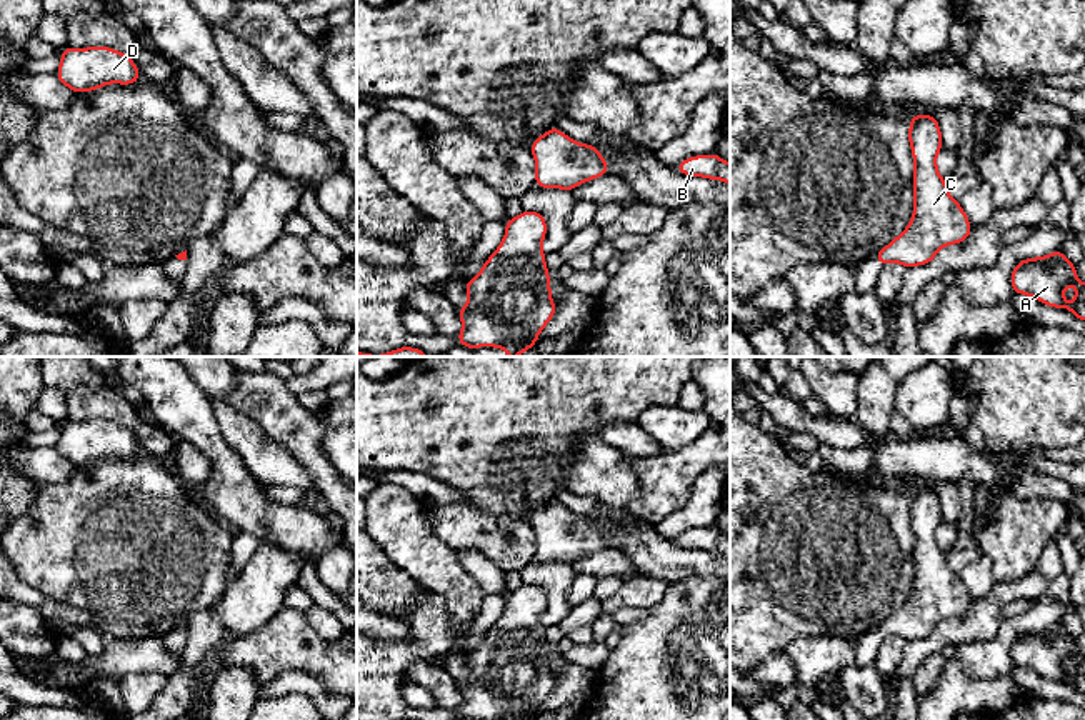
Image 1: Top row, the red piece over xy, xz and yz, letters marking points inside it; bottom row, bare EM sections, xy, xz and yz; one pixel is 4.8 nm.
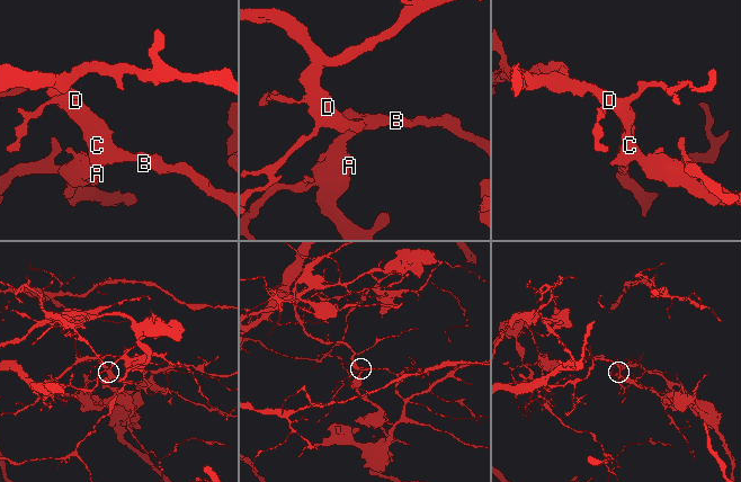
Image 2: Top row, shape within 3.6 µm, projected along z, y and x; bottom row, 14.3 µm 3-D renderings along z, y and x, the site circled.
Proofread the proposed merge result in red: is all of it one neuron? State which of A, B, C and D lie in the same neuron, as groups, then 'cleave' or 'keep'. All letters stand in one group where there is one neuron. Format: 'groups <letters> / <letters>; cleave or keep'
groups A B C D; keep

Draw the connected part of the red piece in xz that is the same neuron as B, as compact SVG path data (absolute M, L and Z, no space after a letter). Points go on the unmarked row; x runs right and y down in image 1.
M717 525L688 530L673 542L682 548L722 553L730 558L730 537L720 532Z

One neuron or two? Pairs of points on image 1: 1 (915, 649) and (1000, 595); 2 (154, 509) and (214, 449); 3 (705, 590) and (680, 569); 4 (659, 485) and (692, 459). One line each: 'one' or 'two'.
1: one
2: two
3: two
4: one

